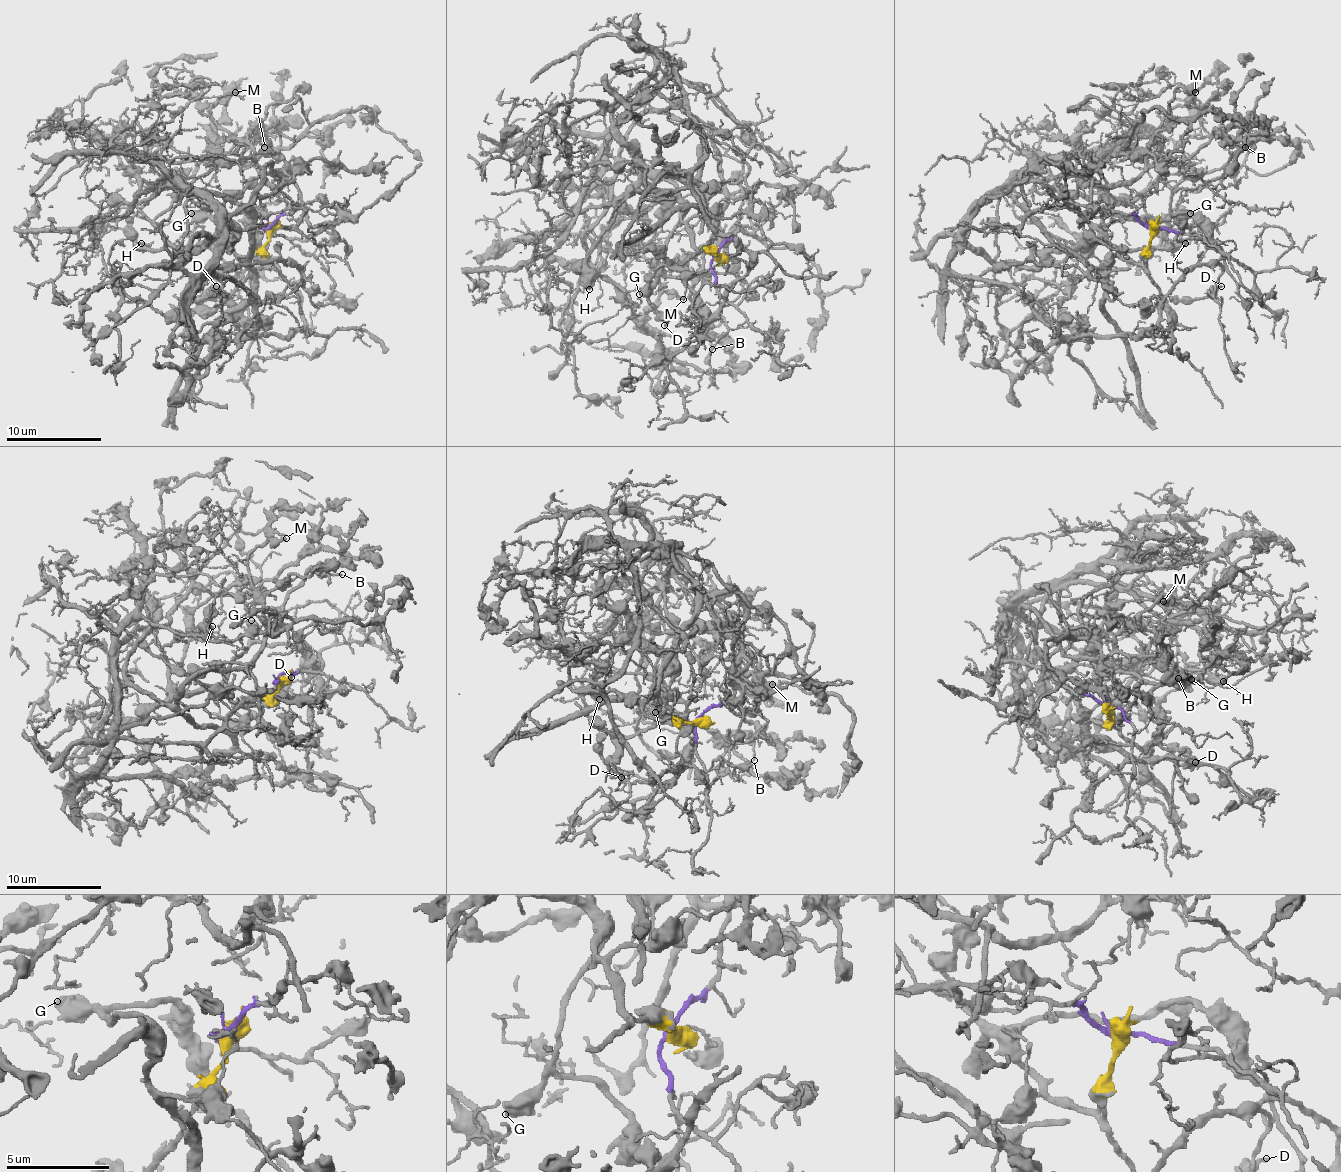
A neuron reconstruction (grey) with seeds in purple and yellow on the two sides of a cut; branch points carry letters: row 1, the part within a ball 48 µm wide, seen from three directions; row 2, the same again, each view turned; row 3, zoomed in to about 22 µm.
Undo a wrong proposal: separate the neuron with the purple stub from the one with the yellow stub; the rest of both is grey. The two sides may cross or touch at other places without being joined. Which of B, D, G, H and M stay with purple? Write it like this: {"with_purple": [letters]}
{"with_purple": ["B", "M"]}

